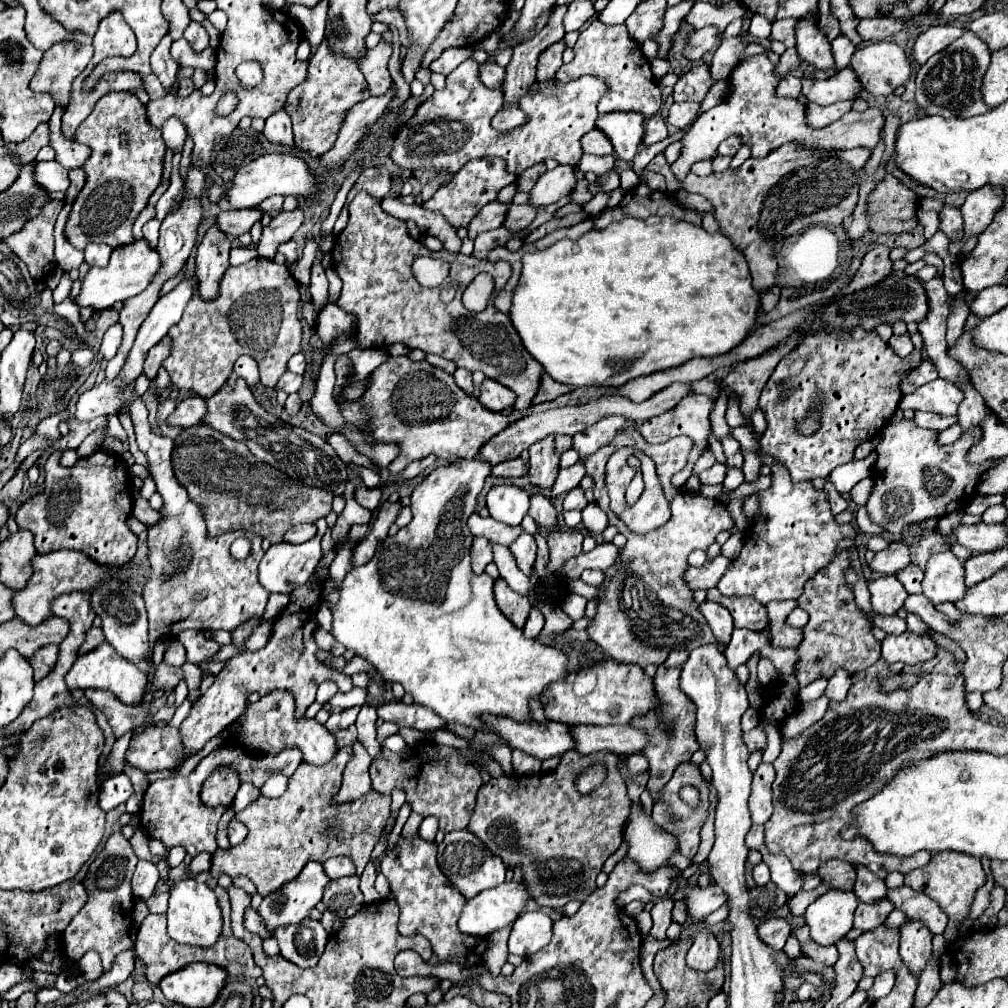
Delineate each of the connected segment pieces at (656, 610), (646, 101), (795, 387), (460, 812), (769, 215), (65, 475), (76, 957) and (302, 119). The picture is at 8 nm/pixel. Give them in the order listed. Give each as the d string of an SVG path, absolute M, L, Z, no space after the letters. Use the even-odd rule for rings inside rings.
M628 419L624 429L606 447L600 447L596 453L584 457L586 471L594 479L594 503L602 511L606 511L610 525L614 525L618 533L626 535L628 539L626 547L622 549L624 553L620 553L616 559L616 565L604 571L606 579L600 585L598 595L594 597L598 601L594 625L602 625L602 629L588 629L588 637L618 663L634 663L640 667L650 663L662 665L670 651L682 651L682 649L692 651L698 645L706 645L706 643L718 645L716 637L712 637L712 631L704 615L698 609L698 603L694 603L692 599L692 591L684 585L682 573L688 567L686 559L694 549L708 549L714 543L714 537L720 531L732 529L734 523L722 501L704 497L702 493L692 495L686 493L684 489L678 491L672 487L672 475L686 465L690 449L692 449L692 441L688 437L674 437L662 445L648 445L642 435L634 429L634 421ZM620 447L634 447L650 455L656 463L658 479L665 494L668 495L672 517L664 527L652 533L646 535L628 533L624 529L624 523L616 519L608 507L604 471L606 471L606 461Z
M594 19L578 37L574 45L574 61L562 65L555 78L562 82L569 82L582 75L594 75L604 79L608 91L597 106L599 114L612 111L636 111L644 117L652 117L658 113L662 105L662 93L652 77L650 61L644 57L640 43L632 41L626 25L604 25L600 19Z
M860 327L850 331L840 329L830 333L820 331L814 335L806 335L804 341L800 341L800 345L792 349L792 353L784 357L784 361L780 361L780 365L774 369L772 377L768 379L766 387L762 389L760 409L768 423L766 431L762 433L764 441L760 441L762 453L768 453L778 461L782 461L788 467L792 481L806 481L806 479L810 481L814 477L826 479L832 473L832 469L854 459L854 449L860 443L874 439L880 433L880 429L890 423L890 417L898 409L902 397L900 381L920 363L922 363L920 349L914 349L908 357L902 359L892 351L892 347L886 341L880 339L878 333L864 331ZM816 397L822 397L824 401L820 409L820 419L822 419L820 433L814 433L812 437L800 437L800 433L796 433L796 421L800 421L804 413L808 413L808 405L816 401Z
M434 745L428 749L428 755L416 749L410 759L402 759L400 755L386 749L382 753L384 759L374 759L370 765L370 779L376 791L390 793L394 787L404 789L412 811L434 815L440 821L440 829L444 829L444 833L468 827L476 805L476 793L482 787L482 779L474 767L466 765L460 759L460 753L454 747Z
M788 143L760 161L750 157L736 171L728 169L708 177L688 173L682 181L682 189L700 193L714 203L714 217L720 223L722 233L748 261L754 279L752 285L756 289L768 289L774 285L778 269L778 261L772 255L772 243L782 243L786 235L796 235L802 227L812 227L816 223L840 225L852 215L858 201L860 169L868 157L870 149L864 147L832 153L806 153L806 149Z
M100 449L66 469L60 465L60 457L60 451L50 455L44 465L44 493L22 503L14 521L20 529L34 533L38 553L74 549L86 553L104 567L120 569L128 565L136 553L138 537L126 525L126 519L132 513L132 481L126 477L122 459Z
M114 833L102 853L92 861L90 871L84 879L84 887L88 891L88 901L86 905L74 915L66 931L62 933L64 941L64 951L68 957L68 963L76 967L76 963L82 959L82 955L90 949L98 951L102 957L104 971L112 967L114 957L130 949L134 943L130 939L130 927L132 927L132 909L134 909L134 897L130 889L130 879L134 873L134 867L138 863L138 857L132 851L132 845L128 839L124 839L120 833ZM124 905L124 907L122 907Z
M322 41L310 59L306 81L294 87L286 97L286 113L294 125L294 141L300 151L308 151L312 157L324 155L332 149L344 115L352 105L370 97L366 77L360 67L346 57L340 57L328 49L328 41Z

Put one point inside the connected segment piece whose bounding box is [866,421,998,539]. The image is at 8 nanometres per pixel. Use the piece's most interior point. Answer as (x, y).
(915, 478)

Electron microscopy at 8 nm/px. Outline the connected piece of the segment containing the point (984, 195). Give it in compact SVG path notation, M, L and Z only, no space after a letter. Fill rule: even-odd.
M986 185L978 191L972 191L964 205L962 205L962 219L964 219L964 237L980 235L992 223L996 211L1004 205L1004 189Z

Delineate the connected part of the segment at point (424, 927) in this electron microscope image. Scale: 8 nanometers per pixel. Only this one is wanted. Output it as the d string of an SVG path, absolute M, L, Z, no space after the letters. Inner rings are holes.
M400 835L392 851L382 857L380 869L390 881L390 889L400 905L398 929L402 935L424 935L432 943L440 961L456 961L466 967L482 961L486 941L482 937L464 937L464 933L456 929L456 921L466 899L440 871L436 861L436 841L424 841L420 835L414 835L412 839Z

